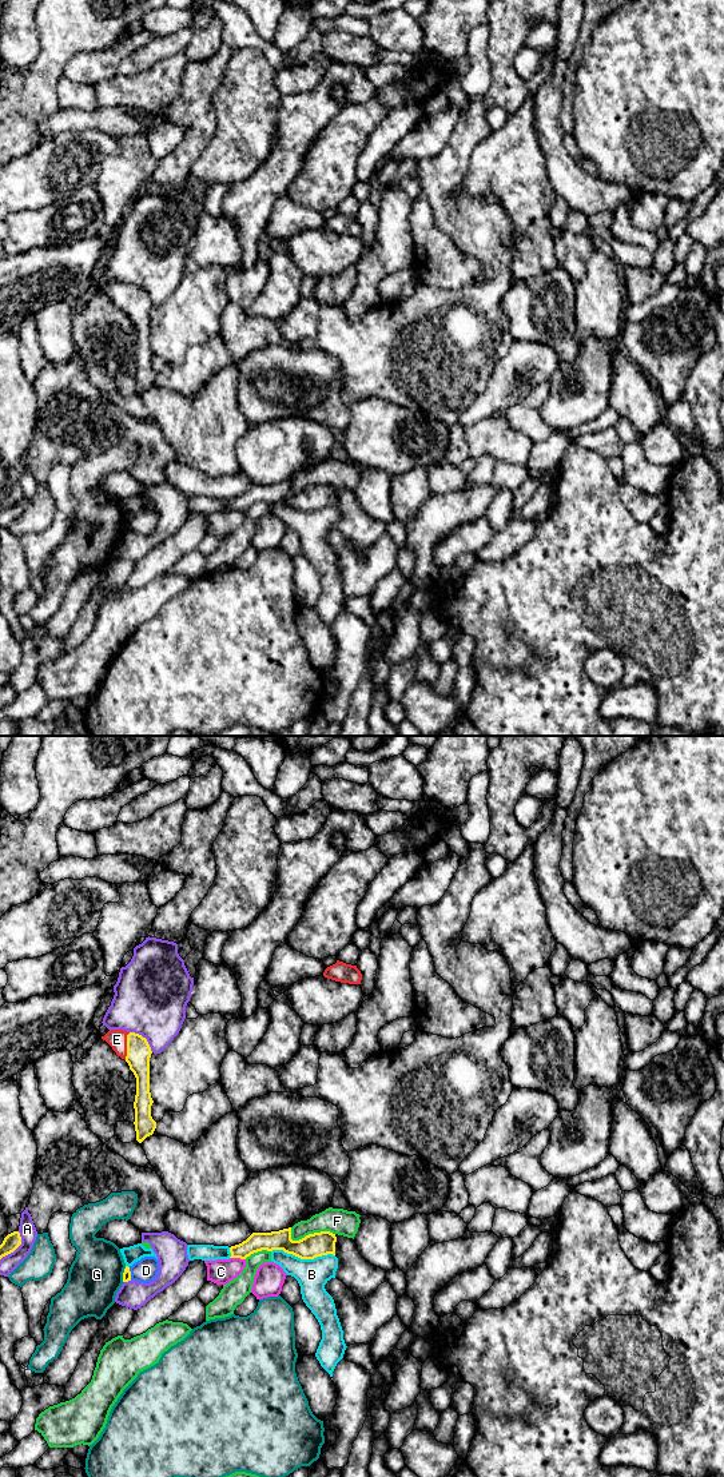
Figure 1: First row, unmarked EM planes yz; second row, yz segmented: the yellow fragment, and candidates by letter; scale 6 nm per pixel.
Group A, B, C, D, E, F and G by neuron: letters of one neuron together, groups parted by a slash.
A / B / C / D / E / F / G

